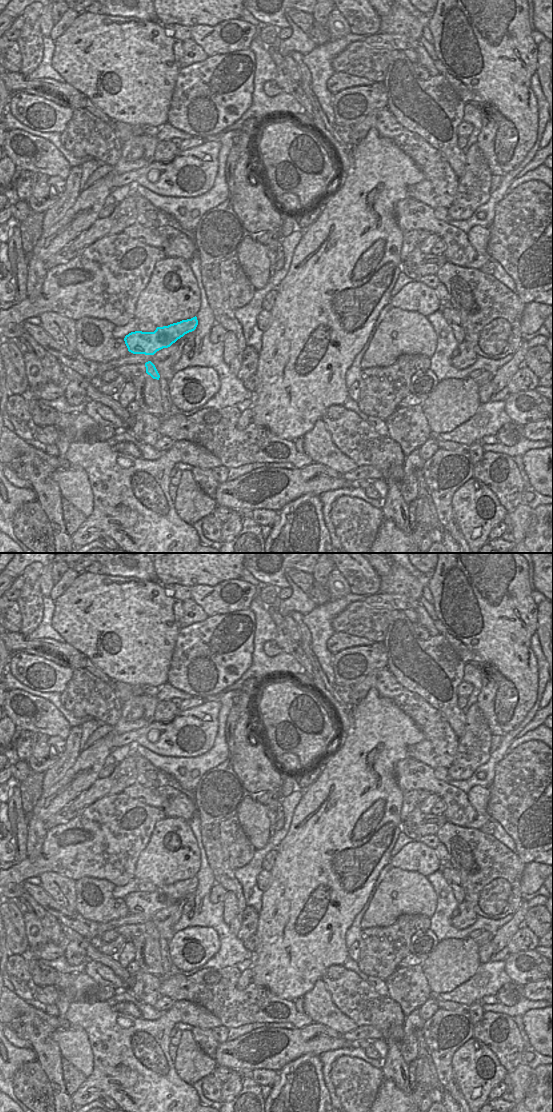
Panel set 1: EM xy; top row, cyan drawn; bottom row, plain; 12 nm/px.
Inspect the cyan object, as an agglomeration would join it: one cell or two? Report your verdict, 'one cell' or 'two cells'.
one cell

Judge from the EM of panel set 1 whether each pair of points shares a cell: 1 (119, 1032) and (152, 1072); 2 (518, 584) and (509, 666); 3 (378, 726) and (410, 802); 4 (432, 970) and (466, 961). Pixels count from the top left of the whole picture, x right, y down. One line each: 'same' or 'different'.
1: same
2: same
3: different
4: same

